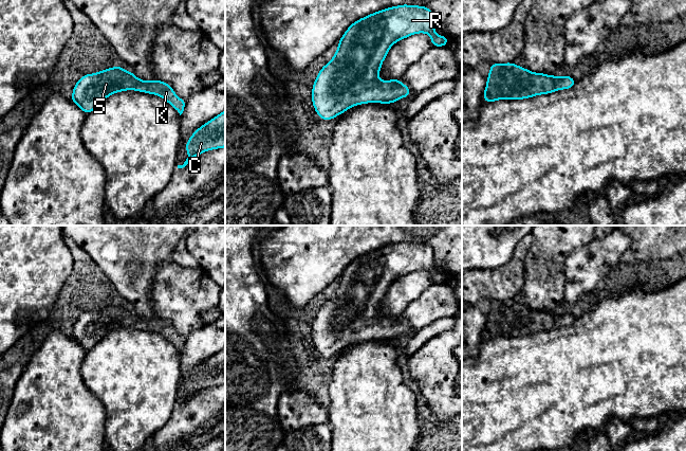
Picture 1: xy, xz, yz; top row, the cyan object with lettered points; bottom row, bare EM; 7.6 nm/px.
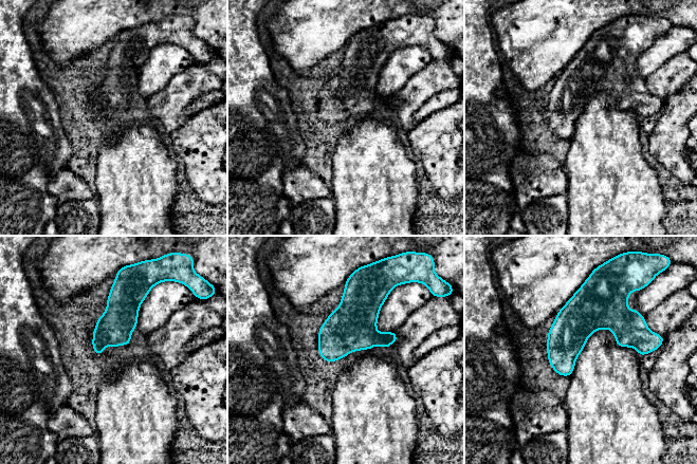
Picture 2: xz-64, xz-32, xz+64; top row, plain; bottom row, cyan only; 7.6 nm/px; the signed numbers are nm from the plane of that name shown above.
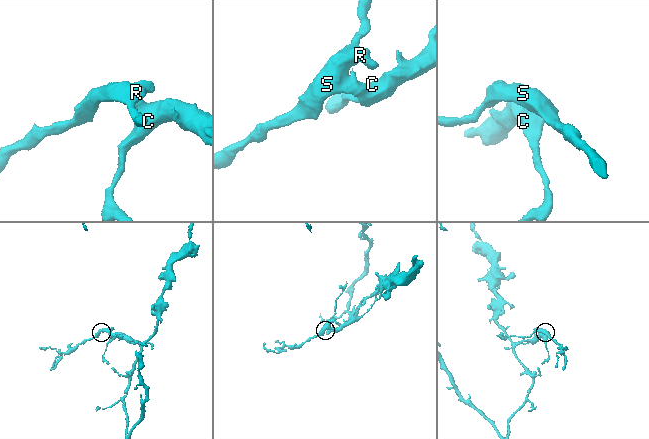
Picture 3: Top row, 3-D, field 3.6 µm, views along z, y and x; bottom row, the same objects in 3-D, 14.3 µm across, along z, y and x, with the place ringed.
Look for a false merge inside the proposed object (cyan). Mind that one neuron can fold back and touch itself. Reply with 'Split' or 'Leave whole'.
Leave whole

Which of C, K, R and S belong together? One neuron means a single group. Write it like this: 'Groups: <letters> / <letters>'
Groups: C K R S

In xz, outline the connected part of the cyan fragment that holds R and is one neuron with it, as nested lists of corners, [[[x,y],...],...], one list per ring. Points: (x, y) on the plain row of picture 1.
[[[402,241],[372,250],[353,259],[338,278],[338,286],[330,300],[325,302],[313,320],[312,341],[318,354],[330,358],[353,343],[368,340],[393,341],[410,333],[401,315],[378,318],[382,301],[392,282],[413,271],[427,270],[431,284],[446,284],[448,273],[435,271],[433,250],[427,243]]]

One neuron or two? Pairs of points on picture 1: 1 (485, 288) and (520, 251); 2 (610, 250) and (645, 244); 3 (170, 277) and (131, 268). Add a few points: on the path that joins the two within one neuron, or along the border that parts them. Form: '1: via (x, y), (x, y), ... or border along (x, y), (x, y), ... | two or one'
1: via (496, 283), (517, 262) | one
2: border along (629, 236), (630, 246), (623, 253), (619, 262) | two
3: border along (171, 259), (163, 259), (159, 264), (149, 299) | two

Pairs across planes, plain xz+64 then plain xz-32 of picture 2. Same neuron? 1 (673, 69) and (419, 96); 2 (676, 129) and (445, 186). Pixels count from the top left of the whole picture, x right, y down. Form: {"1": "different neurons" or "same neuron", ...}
{"1": "same neuron", "2": "same neuron"}

